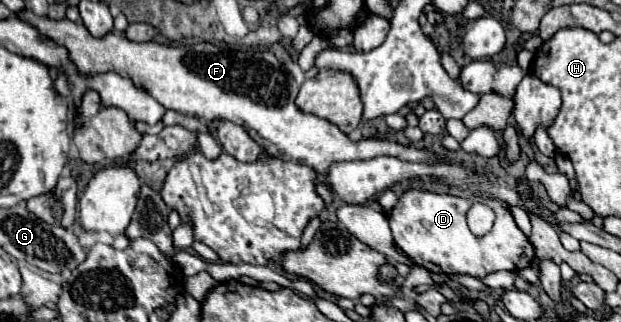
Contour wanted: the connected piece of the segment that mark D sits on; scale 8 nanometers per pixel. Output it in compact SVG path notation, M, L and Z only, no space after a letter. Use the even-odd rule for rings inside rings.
M406 190L396 206L388 214L390 228L396 244L408 254L416 266L422 266L430 272L442 274L466 274L474 278L484 278L500 270L522 270L532 264L536 258L534 246L528 236L516 226L510 206L496 198L460 198L452 194L436 194L428 190ZM474 202L488 204L494 214L494 226L484 236L474 236L466 224L466 212Z

